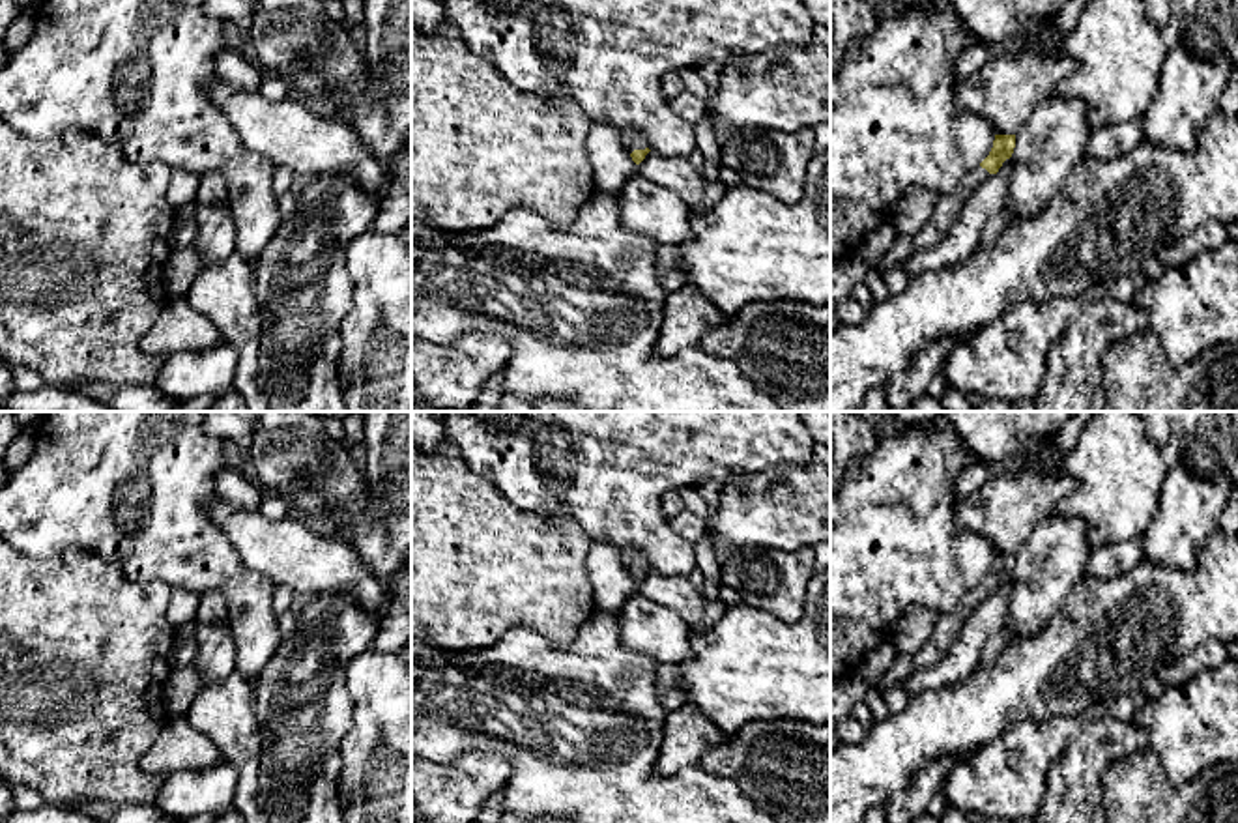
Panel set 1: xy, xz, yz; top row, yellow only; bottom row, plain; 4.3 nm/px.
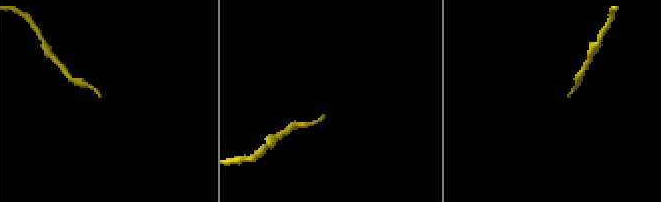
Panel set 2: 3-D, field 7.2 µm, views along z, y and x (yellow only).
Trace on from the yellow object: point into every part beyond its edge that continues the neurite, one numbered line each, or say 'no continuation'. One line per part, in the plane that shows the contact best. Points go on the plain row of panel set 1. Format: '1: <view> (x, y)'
1: xz (633, 558)

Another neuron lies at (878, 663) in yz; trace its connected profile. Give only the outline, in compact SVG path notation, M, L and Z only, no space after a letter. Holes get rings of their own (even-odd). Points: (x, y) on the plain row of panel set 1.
M890 640L879 643L858 666L857 673L868 685L866 705L870 709L871 726L881 724L890 716L886 705L886 694L879 688L885 673L890 670L898 657L898 651Z

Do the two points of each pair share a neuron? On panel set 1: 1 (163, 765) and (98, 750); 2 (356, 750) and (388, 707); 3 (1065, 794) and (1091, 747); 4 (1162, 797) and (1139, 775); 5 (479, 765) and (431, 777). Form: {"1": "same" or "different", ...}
{"1": "different", "2": "same", "3": "same", "4": "same", "5": "same"}

